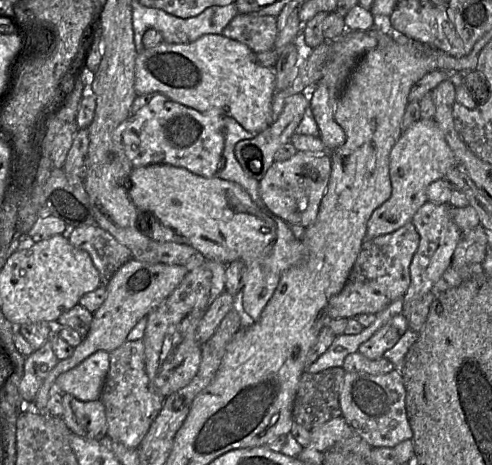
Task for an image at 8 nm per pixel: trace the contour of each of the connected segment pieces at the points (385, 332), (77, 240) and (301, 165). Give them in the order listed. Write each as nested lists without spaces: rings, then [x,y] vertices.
[[[402,314],[395,315],[362,343],[358,352],[368,359],[379,359],[398,342],[408,328],[407,318]]]
[[[98,225],[75,227],[68,237],[76,248],[86,251],[99,272],[100,286],[107,286],[115,272],[133,259],[132,252]]]
[[[297,151],[285,161],[275,160],[259,181],[260,201],[265,209],[289,225],[299,225],[306,229],[318,216],[330,174],[331,161],[328,152]]]

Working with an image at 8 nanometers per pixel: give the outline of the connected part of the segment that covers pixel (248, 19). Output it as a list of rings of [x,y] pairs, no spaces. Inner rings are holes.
[[[237,14],[222,35],[245,44],[255,53],[270,51],[278,35],[277,18]]]

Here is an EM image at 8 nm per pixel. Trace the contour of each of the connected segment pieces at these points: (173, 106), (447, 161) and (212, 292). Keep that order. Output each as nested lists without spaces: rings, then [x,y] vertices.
[[[153,93],[153,94],[147,94],[147,95],[137,95],[133,105],[131,107],[131,112],[129,117],[120,124],[112,133],[112,140],[114,142],[115,146],[119,146],[119,144],[123,145],[123,149],[131,161],[134,168],[137,167],[144,167],[152,164],[169,164],[176,167],[182,167],[187,169],[188,171],[192,172],[193,174],[196,174],[198,176],[204,177],[204,178],[210,178],[214,177],[218,174],[218,171],[221,168],[222,163],[222,153],[224,148],[224,122],[223,118],[228,116],[223,116],[220,114],[204,114],[201,113],[195,109],[189,108],[187,106],[184,106],[178,102],[175,102],[168,98],[167,96],[160,94],[160,93]]]
[[[423,119],[403,130],[390,152],[389,176],[391,195],[372,213],[365,239],[392,233],[412,221],[414,214],[426,202],[428,186],[445,177],[446,172],[457,165],[454,153],[448,146],[435,119]]]
[[[206,259],[194,270],[188,272],[180,285],[162,303],[148,315],[148,322],[143,336],[145,353],[145,370],[149,380],[164,397],[188,385],[199,370],[201,362],[201,344],[196,339],[200,320],[213,303],[225,291],[226,264]]]

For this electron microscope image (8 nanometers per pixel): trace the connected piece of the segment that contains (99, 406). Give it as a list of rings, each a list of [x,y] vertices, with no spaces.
[[[64,393],[61,418],[68,429],[88,440],[101,440],[107,432],[105,407],[101,399],[84,402]]]

